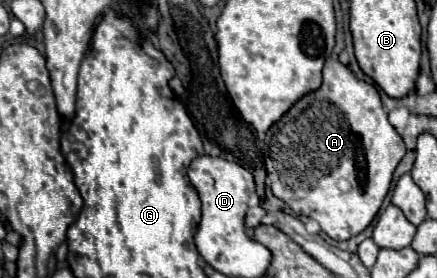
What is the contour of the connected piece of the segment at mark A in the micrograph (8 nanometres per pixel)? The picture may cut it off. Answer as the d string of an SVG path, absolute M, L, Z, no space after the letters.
M326 59L322 85L300 97L284 117L268 129L264 163L270 189L278 199L282 199L296 215L316 219L322 231L334 241L346 241L364 231L376 217L392 183L392 173L404 153L404 141L388 123L378 89L358 79L348 65Z

